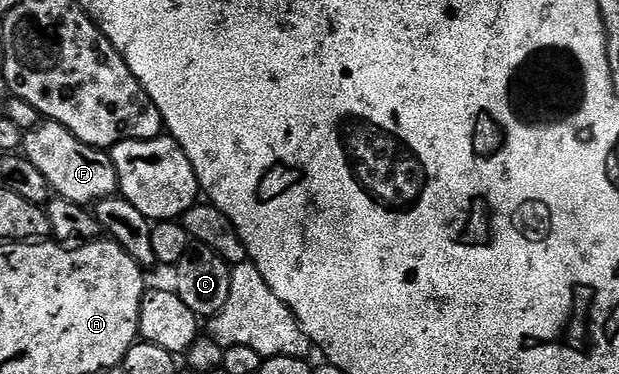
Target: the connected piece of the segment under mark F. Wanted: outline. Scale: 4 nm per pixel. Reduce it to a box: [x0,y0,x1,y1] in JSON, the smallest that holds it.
[21,120,119,207]

